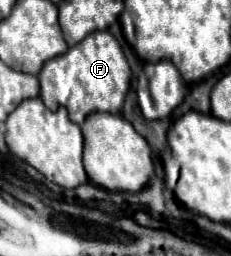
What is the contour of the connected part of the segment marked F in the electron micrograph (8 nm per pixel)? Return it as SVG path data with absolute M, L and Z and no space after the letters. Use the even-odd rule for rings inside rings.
M109 31L89 33L81 43L67 49L65 55L49 59L39 73L41 99L45 91L47 109L57 111L59 107L67 107L69 119L77 125L81 125L85 117L95 111L119 113L123 107L125 93L129 89L129 81L131 81L129 63L117 39Z

